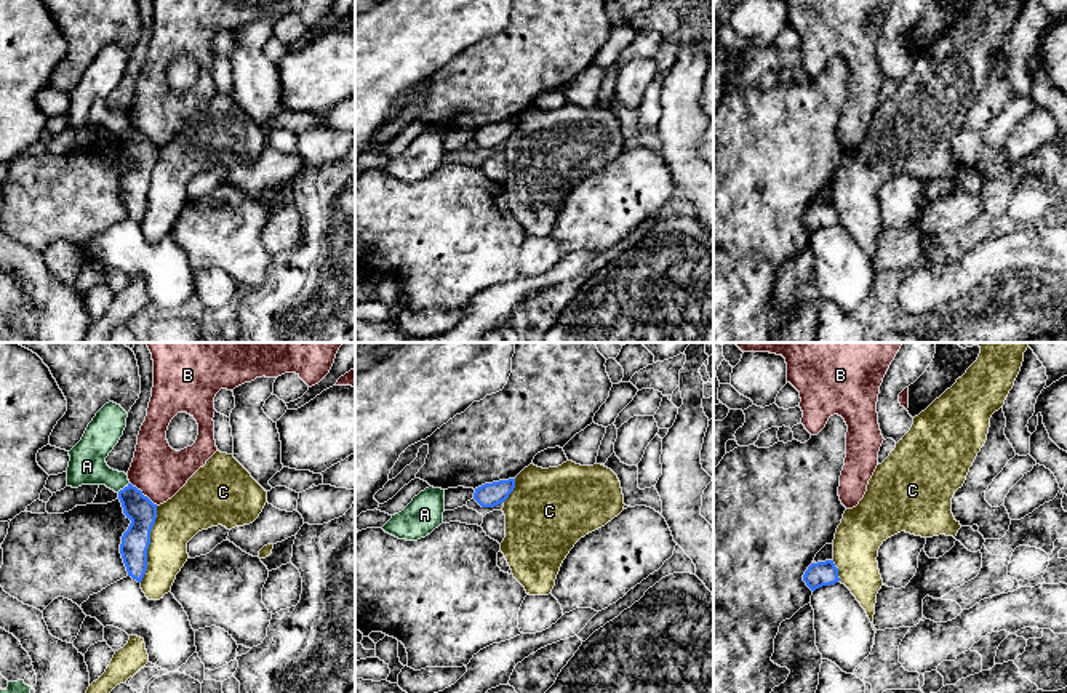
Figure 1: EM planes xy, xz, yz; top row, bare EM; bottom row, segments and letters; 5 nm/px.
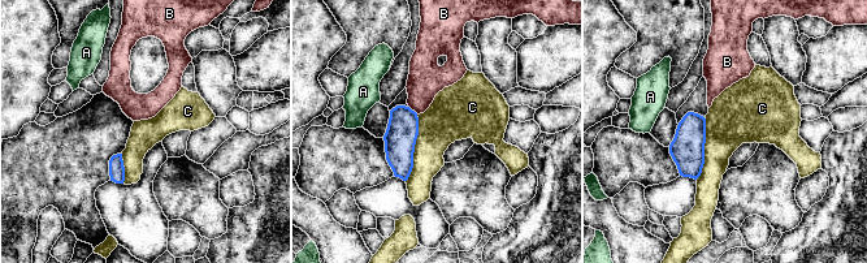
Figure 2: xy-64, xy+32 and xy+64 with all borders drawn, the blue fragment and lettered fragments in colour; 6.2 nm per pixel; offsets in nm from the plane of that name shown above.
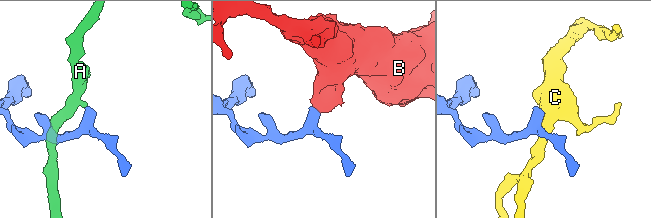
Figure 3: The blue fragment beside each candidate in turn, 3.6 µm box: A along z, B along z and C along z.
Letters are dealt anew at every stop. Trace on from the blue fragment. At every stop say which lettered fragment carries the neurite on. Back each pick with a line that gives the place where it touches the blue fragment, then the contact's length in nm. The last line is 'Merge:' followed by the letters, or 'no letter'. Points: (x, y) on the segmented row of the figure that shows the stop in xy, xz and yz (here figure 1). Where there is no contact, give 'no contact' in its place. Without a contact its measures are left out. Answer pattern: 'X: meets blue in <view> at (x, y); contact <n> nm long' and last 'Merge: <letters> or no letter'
Merge: no letter

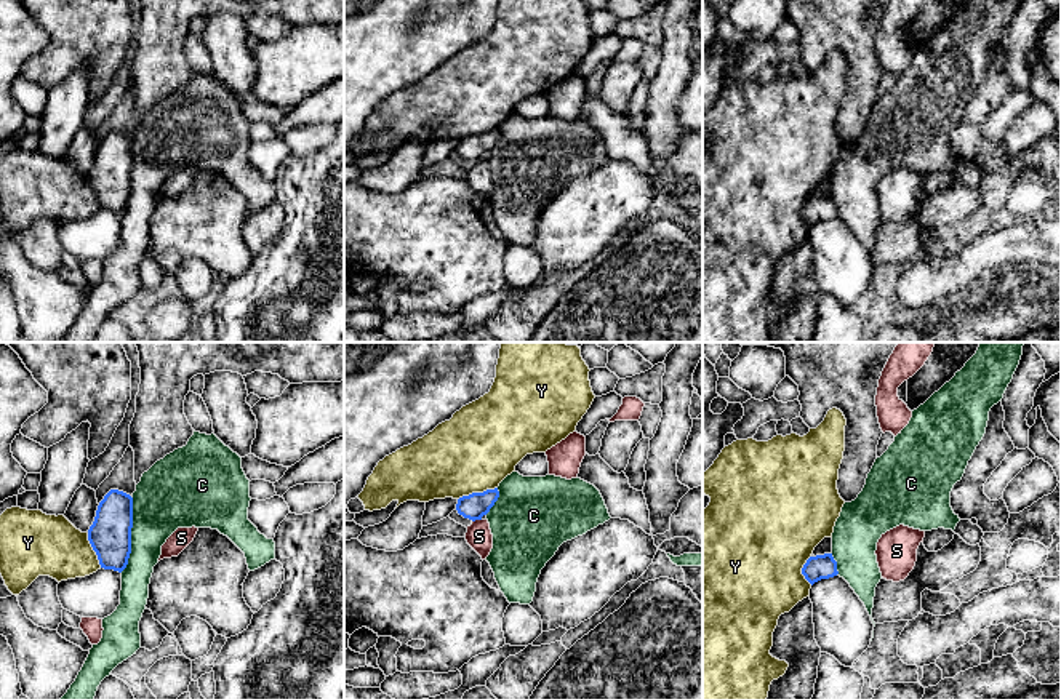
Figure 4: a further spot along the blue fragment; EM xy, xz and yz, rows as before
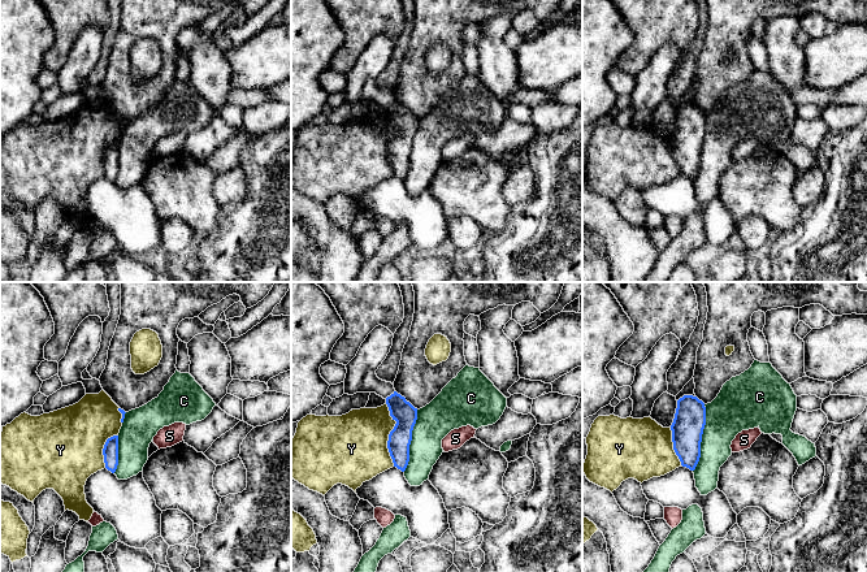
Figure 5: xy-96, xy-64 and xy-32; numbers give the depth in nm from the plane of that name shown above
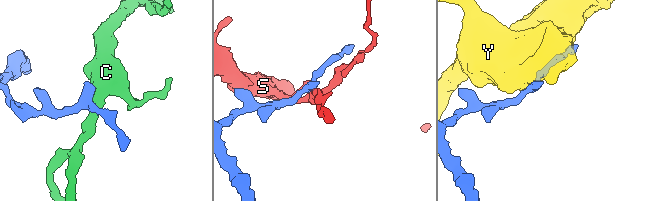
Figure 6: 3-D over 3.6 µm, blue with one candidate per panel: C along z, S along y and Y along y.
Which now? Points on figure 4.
Merge: no letter

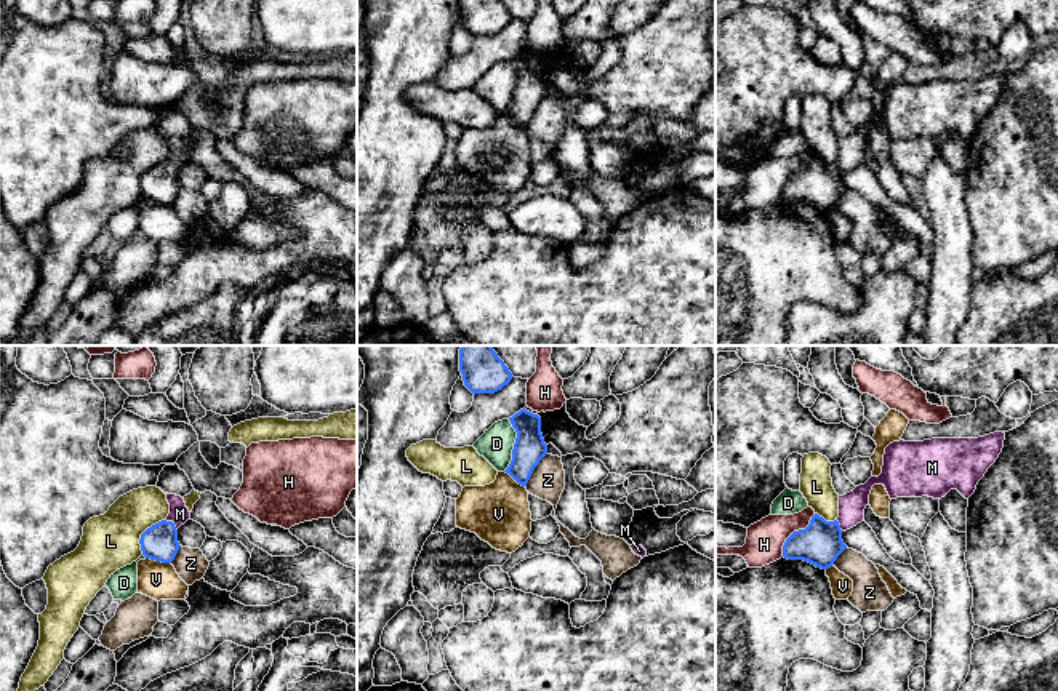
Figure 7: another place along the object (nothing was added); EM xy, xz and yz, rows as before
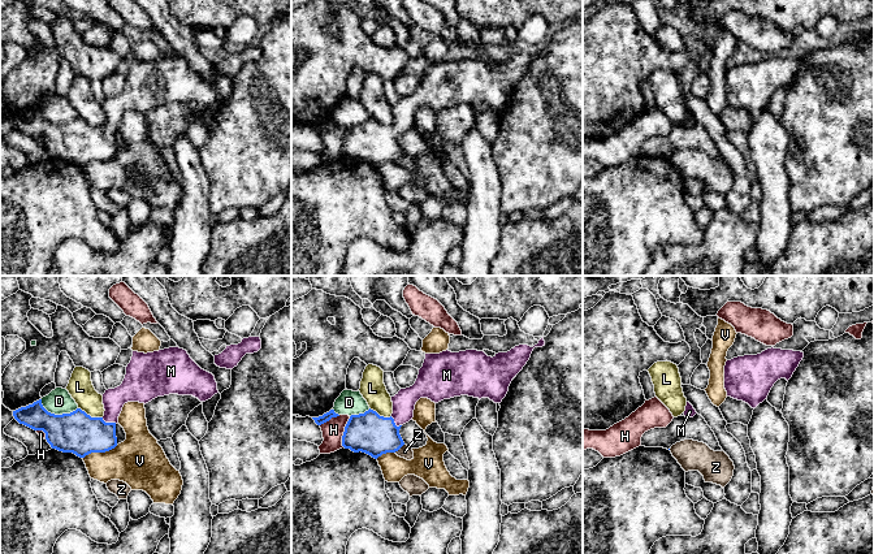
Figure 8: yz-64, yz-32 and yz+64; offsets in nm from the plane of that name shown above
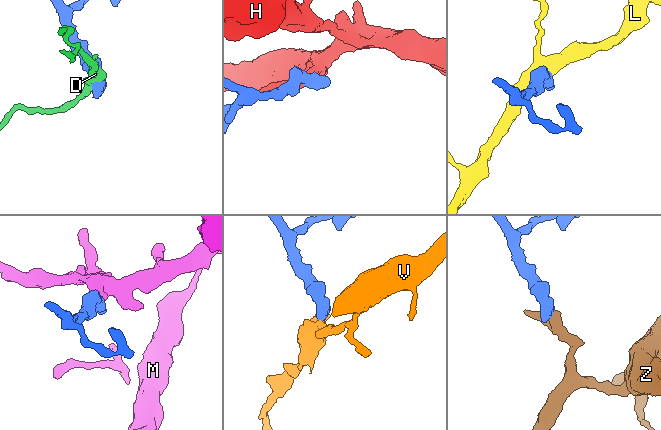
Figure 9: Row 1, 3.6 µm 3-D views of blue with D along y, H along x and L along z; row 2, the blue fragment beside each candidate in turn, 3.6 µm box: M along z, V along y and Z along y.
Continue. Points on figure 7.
M: meets blue in xy at (173, 523); contact 90 nm long
Merge: M

